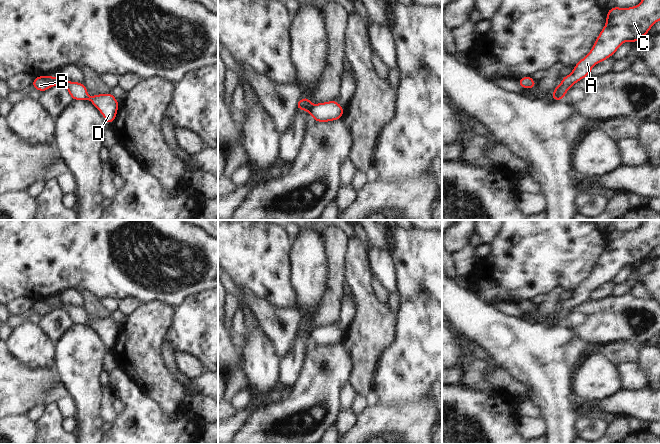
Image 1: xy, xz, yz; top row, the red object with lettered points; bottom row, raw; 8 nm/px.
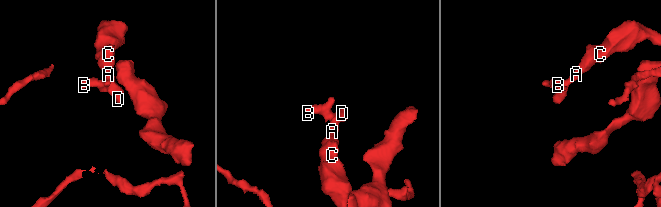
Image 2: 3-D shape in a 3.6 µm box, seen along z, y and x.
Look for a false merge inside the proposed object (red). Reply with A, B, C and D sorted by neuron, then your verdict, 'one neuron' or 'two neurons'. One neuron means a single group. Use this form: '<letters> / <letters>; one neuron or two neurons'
A C D / B; two neurons

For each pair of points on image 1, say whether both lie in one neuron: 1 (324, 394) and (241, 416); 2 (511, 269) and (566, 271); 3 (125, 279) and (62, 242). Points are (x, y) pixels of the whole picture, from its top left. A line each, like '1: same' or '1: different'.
1: different
2: same
3: same

